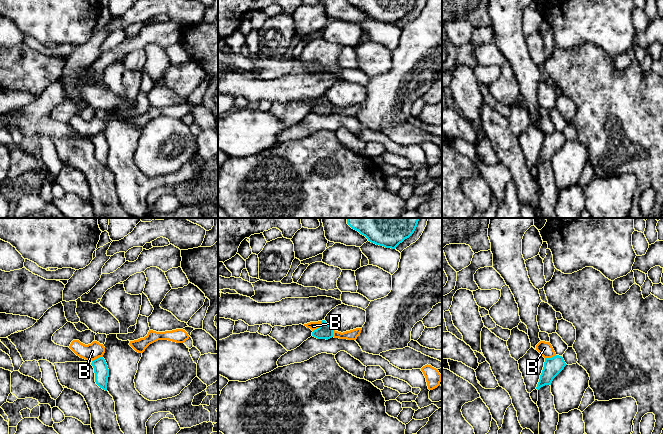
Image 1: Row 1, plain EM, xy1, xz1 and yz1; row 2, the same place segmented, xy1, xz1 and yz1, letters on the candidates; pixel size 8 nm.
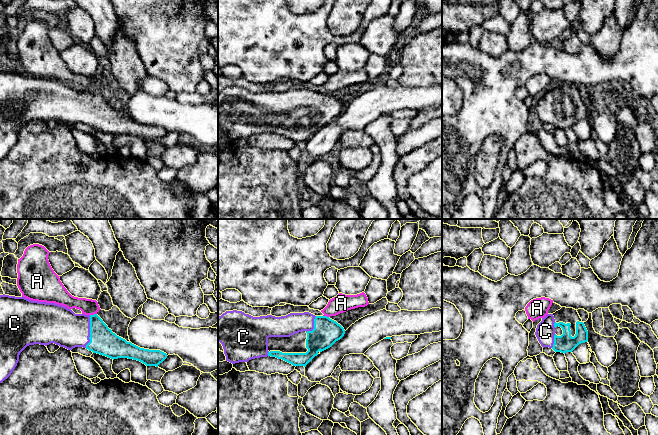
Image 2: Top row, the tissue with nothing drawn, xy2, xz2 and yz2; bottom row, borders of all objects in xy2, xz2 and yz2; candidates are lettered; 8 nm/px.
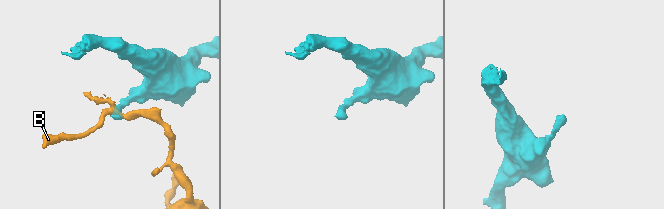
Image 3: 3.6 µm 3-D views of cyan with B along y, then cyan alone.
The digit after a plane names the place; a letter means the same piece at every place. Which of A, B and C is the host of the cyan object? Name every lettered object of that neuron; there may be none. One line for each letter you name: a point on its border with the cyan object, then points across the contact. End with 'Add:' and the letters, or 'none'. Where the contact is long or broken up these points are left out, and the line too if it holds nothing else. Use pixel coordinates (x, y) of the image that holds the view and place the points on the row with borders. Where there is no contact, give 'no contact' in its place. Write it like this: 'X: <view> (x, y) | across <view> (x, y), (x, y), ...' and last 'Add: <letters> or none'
C: xy2 (90, 331)
Add: C

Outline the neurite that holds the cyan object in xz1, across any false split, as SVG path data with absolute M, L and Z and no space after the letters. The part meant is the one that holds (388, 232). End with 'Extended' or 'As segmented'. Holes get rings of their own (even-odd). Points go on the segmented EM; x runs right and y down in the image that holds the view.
M347 218L347 224L369 242L395 249L415 231L419 218Z. As segmented

